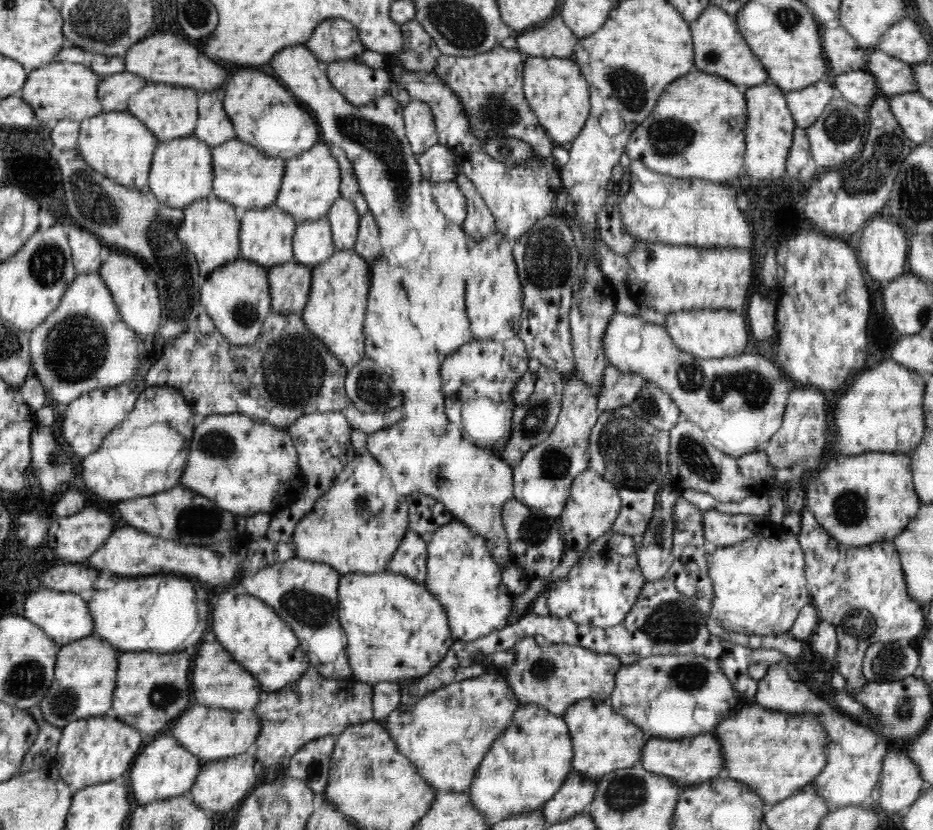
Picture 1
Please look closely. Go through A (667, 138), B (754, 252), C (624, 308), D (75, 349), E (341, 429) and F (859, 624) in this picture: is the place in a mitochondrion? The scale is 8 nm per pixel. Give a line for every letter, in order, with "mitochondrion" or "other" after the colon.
A: mitochondrion
B: other
C: other
D: mitochondrion
E: other
F: mitochondrion

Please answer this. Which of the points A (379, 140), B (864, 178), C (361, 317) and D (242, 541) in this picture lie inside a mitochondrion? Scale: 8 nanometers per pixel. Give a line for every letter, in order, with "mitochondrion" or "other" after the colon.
A: mitochondrion
B: mitochondrion
C: other
D: other

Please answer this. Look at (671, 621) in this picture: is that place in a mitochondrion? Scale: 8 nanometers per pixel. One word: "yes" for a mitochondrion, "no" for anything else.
yes

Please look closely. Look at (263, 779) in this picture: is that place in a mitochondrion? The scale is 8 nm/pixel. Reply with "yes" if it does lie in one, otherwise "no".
no

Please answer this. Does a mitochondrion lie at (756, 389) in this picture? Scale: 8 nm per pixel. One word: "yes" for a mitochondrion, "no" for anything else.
yes

